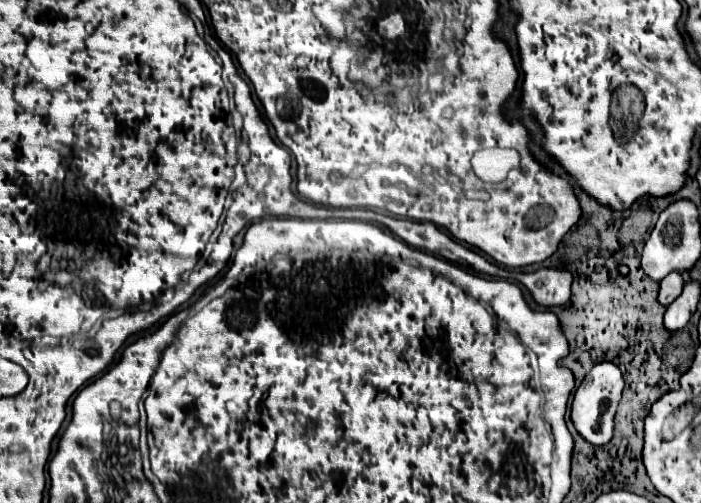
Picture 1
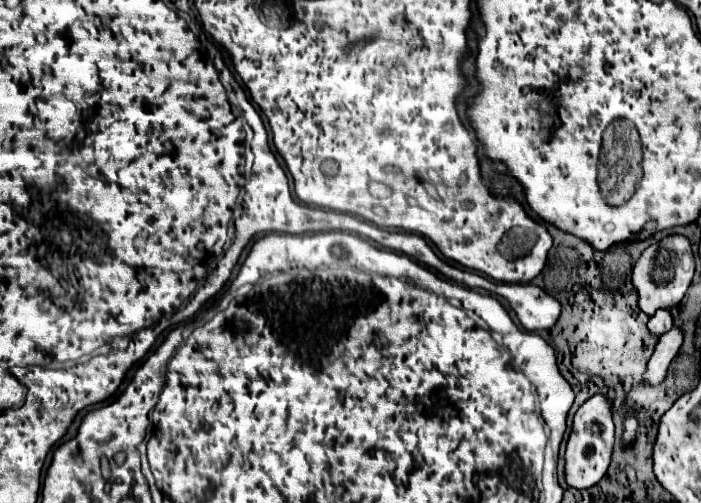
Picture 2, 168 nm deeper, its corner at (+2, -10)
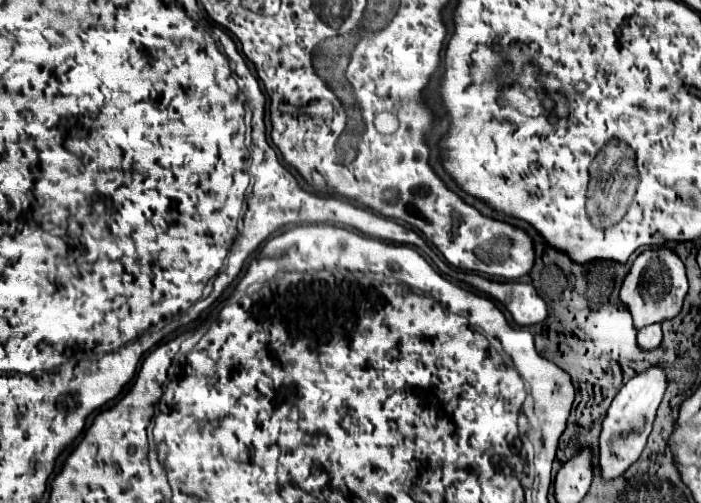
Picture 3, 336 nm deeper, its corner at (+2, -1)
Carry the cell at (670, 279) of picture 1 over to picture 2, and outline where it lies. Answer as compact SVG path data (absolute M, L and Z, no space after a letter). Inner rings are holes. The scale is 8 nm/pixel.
M657 312L653 318L649 318L649 332L655 334L655 336L661 336L665 332L669 332L669 328L673 326L673 318L671 318L671 312Z

